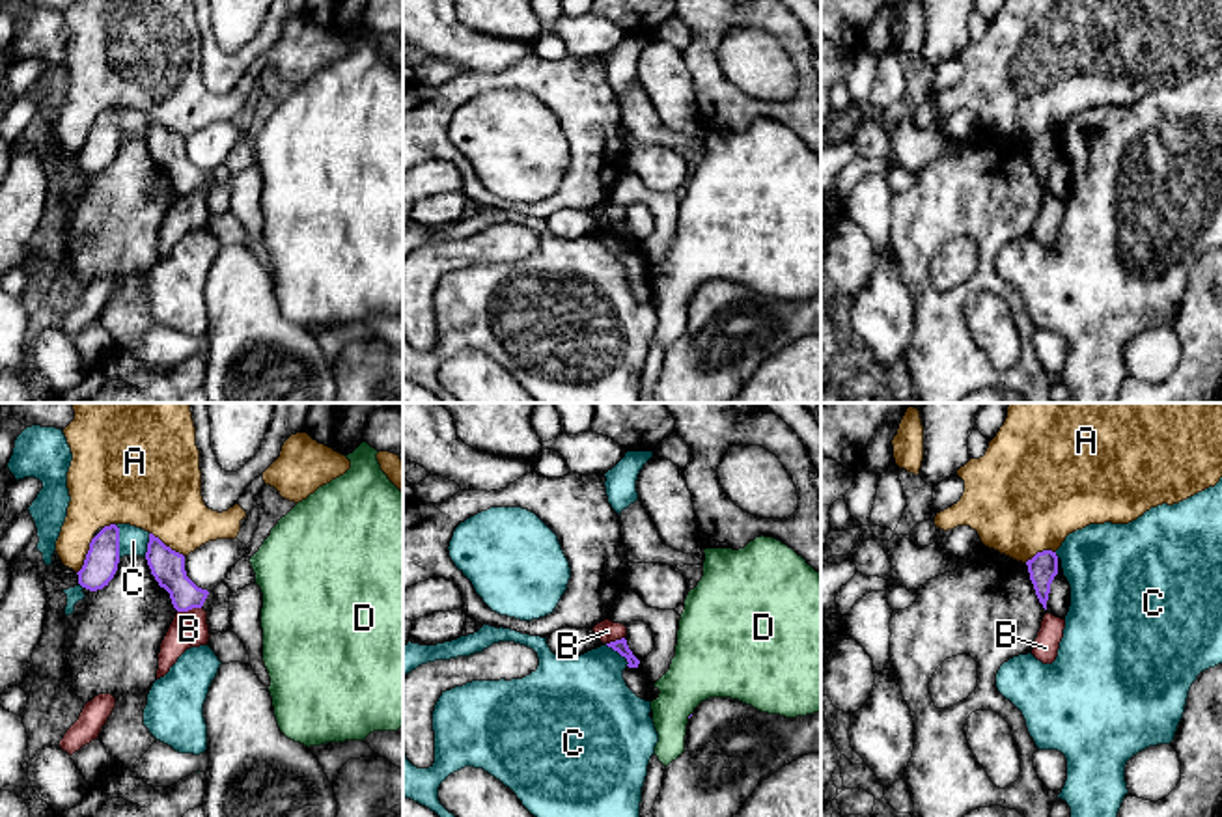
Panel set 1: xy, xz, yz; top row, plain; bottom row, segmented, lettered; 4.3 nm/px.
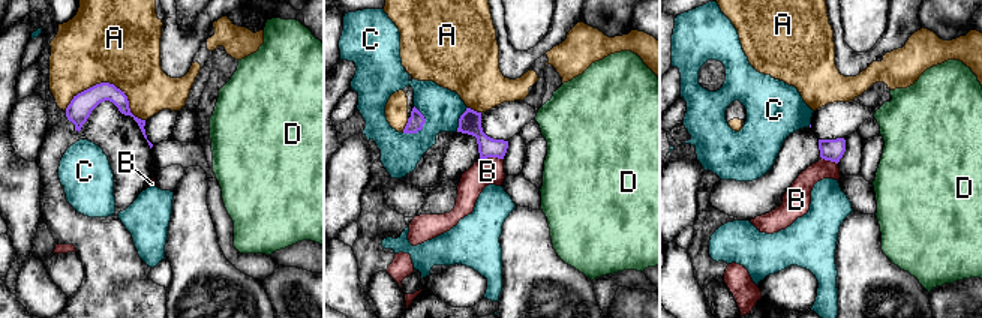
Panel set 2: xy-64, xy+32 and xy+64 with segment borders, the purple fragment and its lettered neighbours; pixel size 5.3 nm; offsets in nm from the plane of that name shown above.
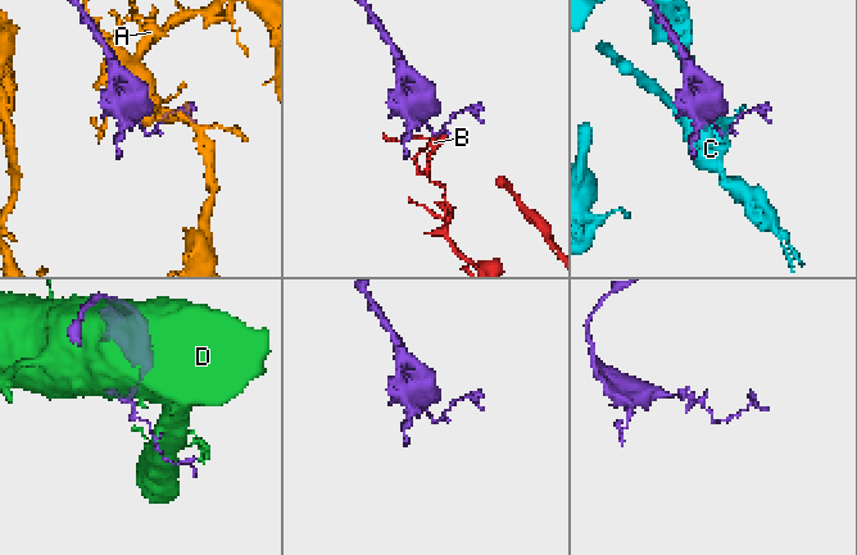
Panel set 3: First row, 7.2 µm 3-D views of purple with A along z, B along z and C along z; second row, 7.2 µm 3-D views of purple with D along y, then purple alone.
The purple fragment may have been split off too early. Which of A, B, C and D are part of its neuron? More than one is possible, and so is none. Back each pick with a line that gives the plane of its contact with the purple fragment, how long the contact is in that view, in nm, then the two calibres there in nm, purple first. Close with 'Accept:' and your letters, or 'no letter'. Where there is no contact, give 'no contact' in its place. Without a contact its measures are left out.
Accept: no letter

